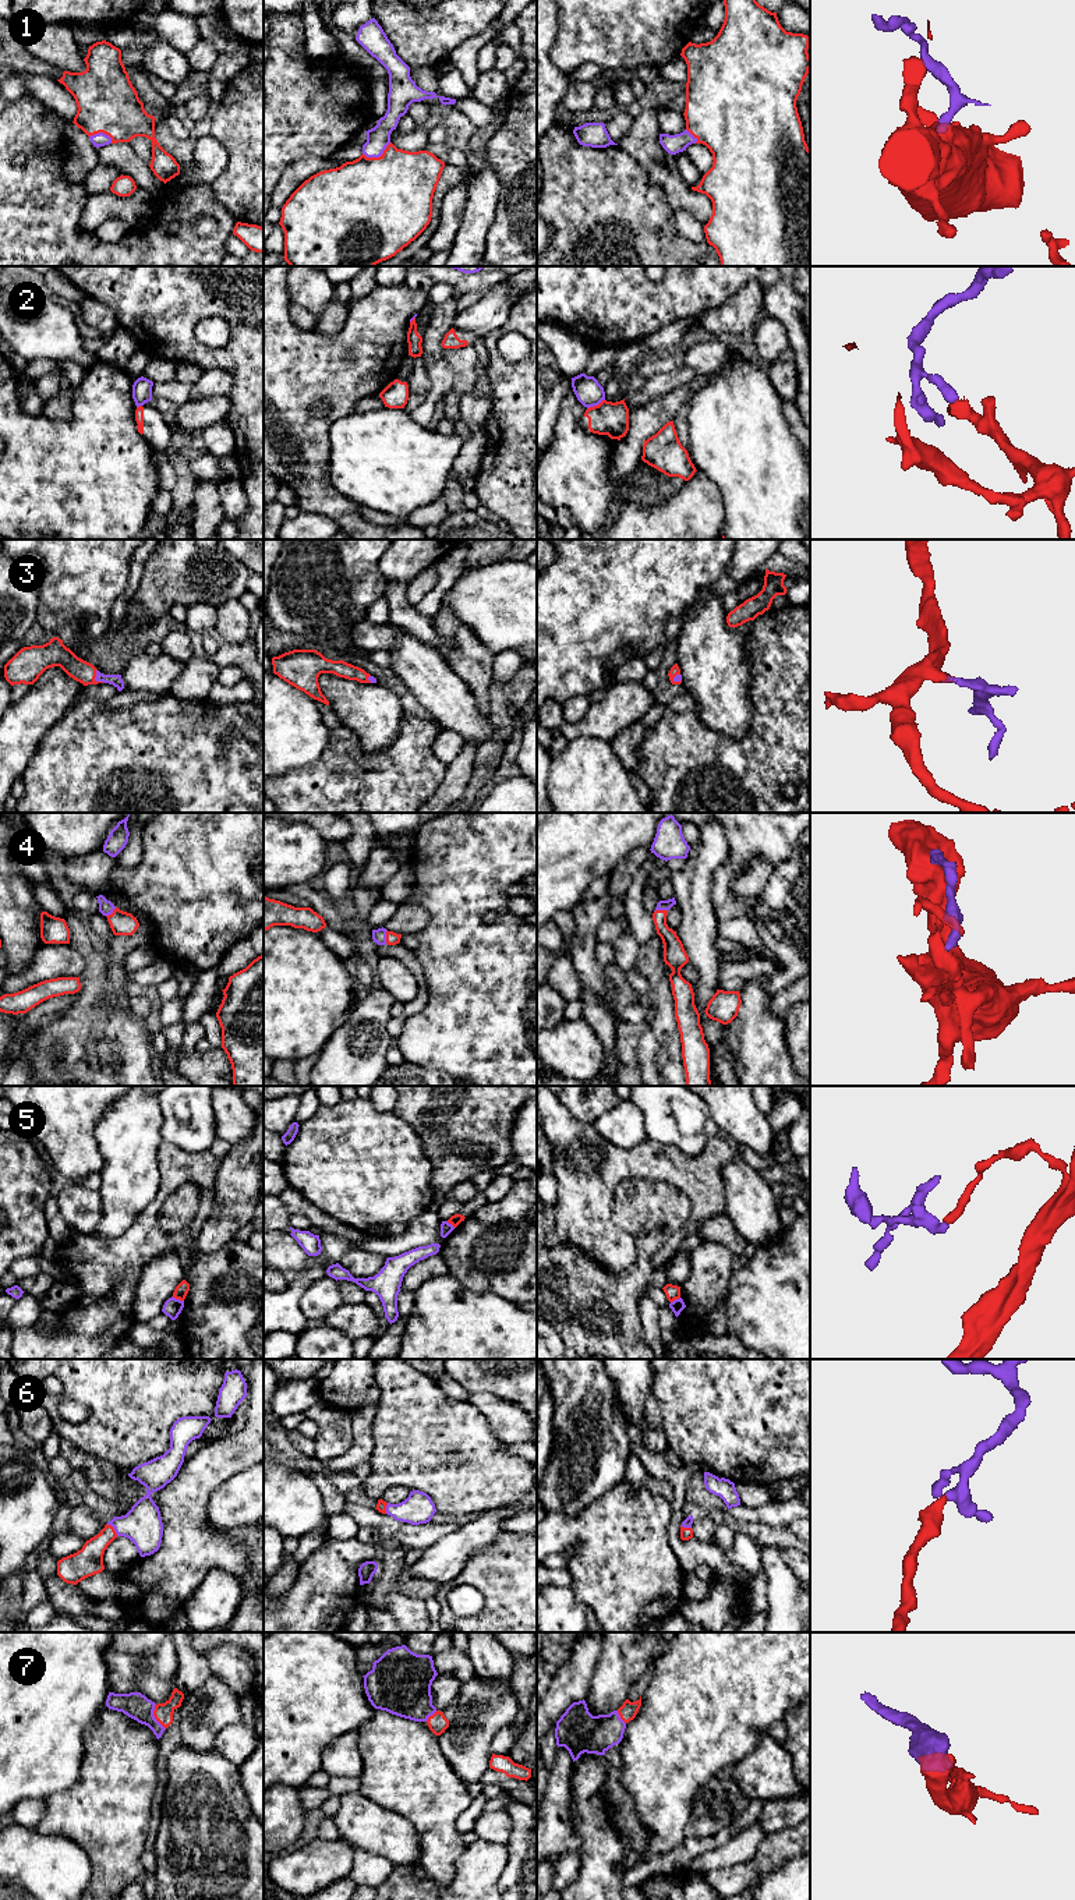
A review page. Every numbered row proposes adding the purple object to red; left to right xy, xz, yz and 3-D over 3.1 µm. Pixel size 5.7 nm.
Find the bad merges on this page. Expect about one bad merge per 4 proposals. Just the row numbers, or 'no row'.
2, 5

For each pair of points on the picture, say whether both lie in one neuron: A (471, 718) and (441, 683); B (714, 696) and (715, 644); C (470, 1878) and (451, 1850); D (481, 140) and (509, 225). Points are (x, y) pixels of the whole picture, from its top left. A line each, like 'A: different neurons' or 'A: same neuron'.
A: same neuron
B: same neuron
C: different neurons
D: different neurons

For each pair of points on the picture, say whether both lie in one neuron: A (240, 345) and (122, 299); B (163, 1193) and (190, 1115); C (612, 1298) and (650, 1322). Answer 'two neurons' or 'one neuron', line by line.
A: one neuron
B: two neurons
C: two neurons

